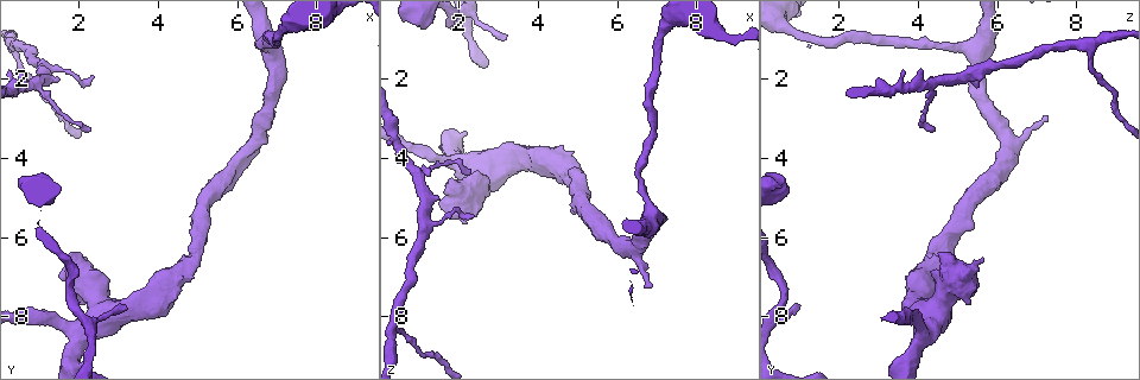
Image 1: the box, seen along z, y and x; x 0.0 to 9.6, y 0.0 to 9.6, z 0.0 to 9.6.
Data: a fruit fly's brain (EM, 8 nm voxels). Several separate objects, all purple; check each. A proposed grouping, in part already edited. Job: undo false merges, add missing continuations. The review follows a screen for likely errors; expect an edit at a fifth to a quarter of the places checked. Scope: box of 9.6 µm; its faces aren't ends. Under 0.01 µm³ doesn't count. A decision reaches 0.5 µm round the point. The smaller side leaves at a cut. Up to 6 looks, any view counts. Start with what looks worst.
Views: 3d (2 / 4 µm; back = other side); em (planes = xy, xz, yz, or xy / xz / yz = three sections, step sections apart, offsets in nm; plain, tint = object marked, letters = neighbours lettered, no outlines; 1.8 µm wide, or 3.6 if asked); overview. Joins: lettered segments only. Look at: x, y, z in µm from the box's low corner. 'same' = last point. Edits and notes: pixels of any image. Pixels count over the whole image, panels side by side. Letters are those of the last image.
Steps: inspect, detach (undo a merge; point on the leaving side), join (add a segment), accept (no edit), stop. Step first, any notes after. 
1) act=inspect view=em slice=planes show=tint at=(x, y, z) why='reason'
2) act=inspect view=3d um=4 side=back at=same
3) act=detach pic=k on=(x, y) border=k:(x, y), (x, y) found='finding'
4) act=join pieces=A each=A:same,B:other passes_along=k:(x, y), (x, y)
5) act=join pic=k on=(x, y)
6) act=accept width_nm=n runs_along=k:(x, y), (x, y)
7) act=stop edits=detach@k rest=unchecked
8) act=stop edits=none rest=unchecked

act=inspect view=3d um=4 at=(3.20, 7.65, 0.95) why='free end'

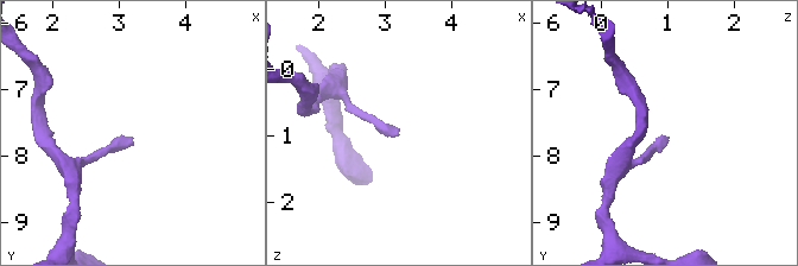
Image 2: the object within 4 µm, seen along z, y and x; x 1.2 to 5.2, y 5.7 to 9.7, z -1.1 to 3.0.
act=inspect view=em slice=planes show=tint at=(3.20, 7.70, 0.95)

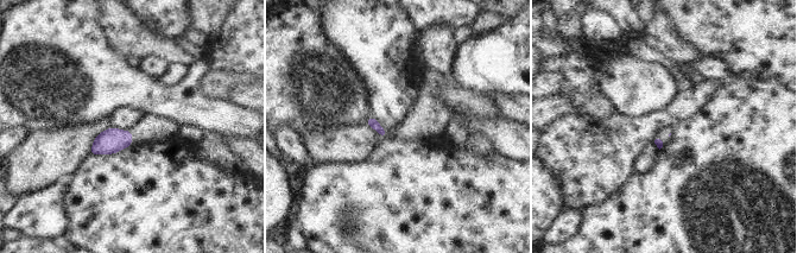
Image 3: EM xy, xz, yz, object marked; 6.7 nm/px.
act=inspect view=em slice=planes show=letters at=same

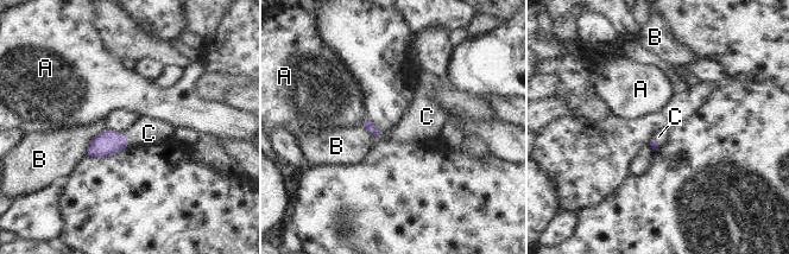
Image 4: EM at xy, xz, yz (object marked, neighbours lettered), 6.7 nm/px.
act=join pieces=C each=A:other,B:other,C:same passes_along=4:(107, 143), (126, 140), (149, 133) found='it goes on there'

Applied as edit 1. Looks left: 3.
act=inspect view=3d um=2 at=(2.30, 3.30, 4.40) why='free end'

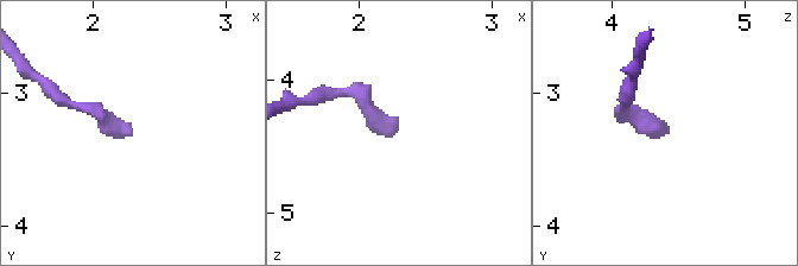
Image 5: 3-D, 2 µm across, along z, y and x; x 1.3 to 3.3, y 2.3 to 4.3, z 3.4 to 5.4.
act=inspect view=em slice=xz step=8 show=tint at=(2.26, 3.22, 4.38)

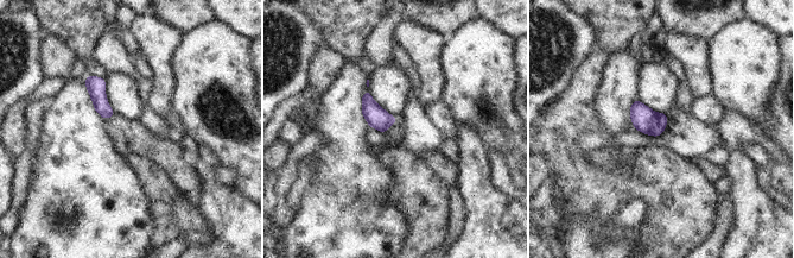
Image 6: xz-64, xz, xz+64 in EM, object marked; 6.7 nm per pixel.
act=inspect view=em slice=xz step=8 show=letters at=same

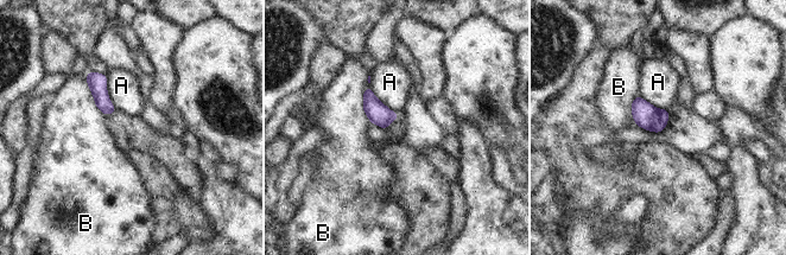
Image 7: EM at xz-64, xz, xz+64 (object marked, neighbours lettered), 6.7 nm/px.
act=accept each=A:other,B:other found='no lettered segment goes on from it'

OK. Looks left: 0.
act=stop edits=join@4 rest=unchecked

